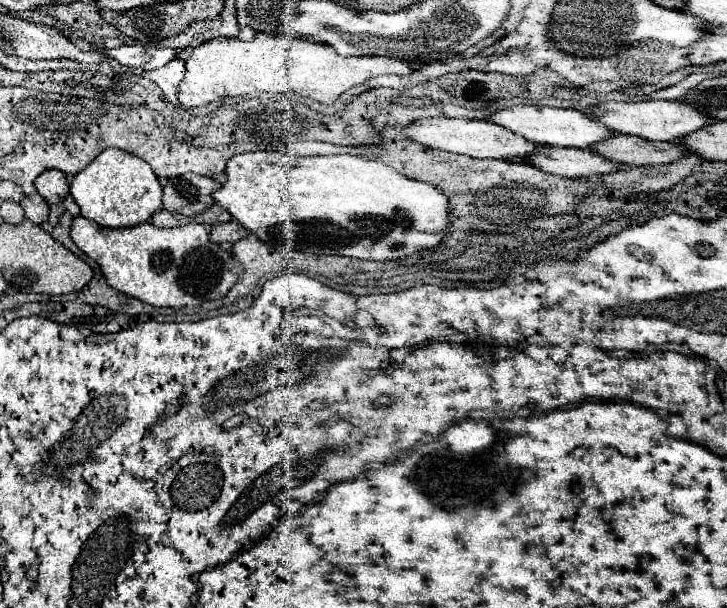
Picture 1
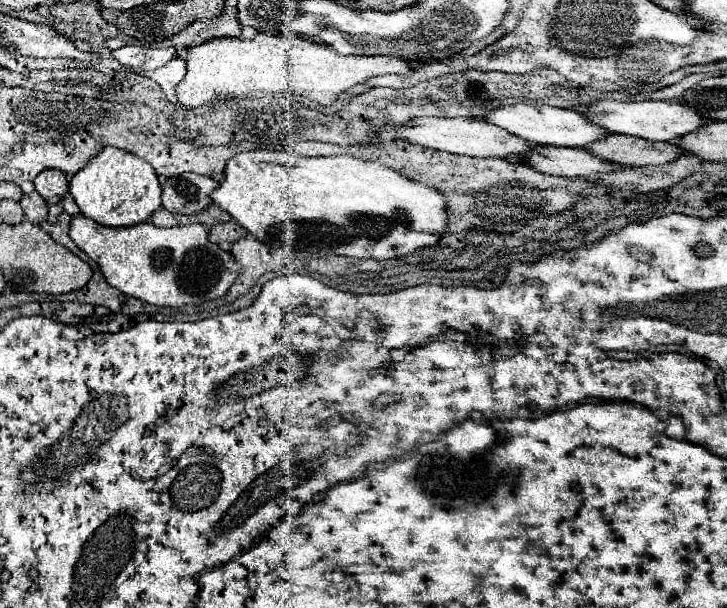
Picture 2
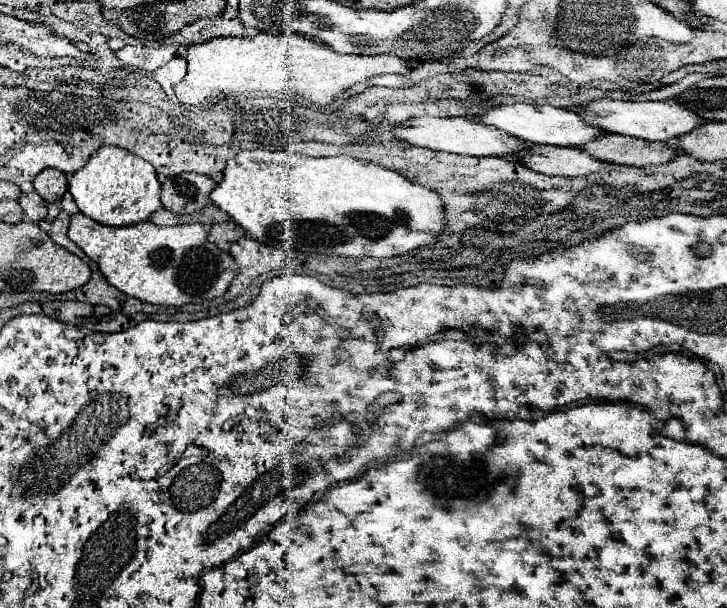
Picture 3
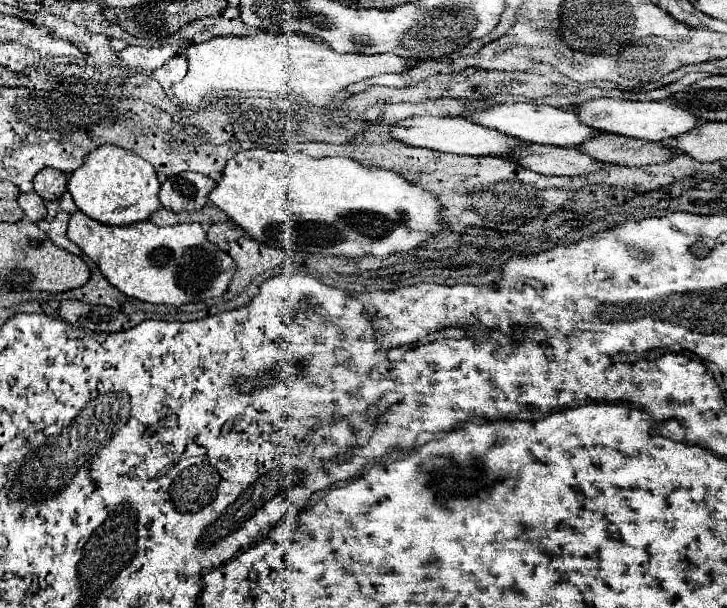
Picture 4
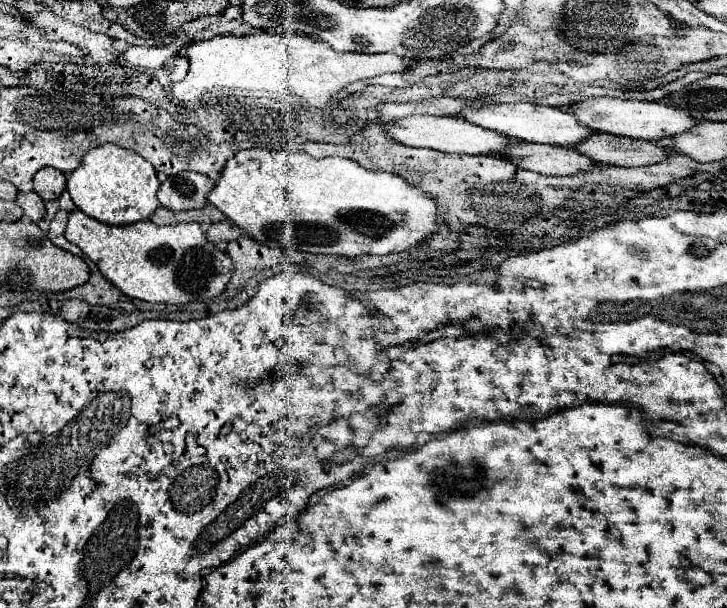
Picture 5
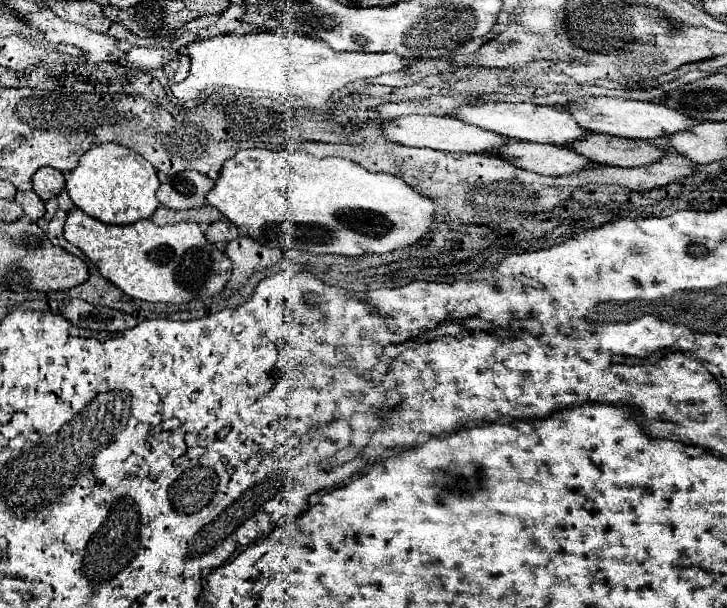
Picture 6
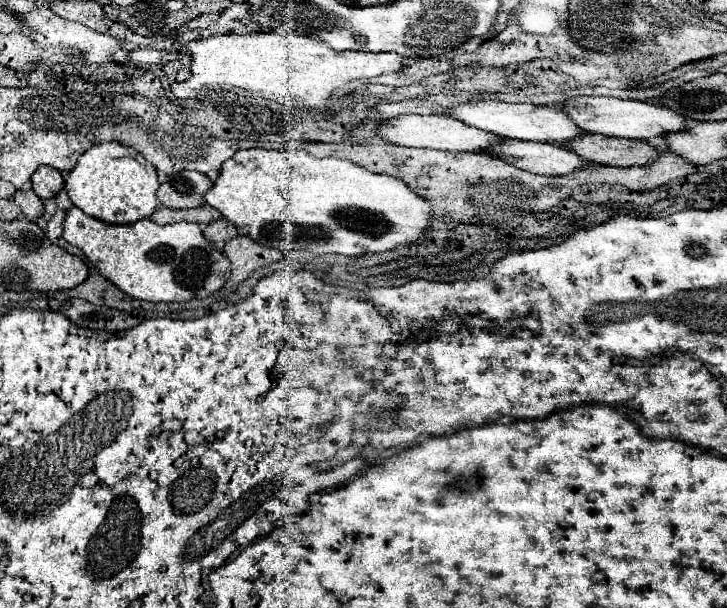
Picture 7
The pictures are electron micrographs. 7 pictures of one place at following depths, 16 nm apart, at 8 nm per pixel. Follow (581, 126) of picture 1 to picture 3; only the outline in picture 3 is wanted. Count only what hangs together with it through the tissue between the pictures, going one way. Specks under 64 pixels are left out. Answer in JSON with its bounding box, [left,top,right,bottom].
[472,104,606,148]

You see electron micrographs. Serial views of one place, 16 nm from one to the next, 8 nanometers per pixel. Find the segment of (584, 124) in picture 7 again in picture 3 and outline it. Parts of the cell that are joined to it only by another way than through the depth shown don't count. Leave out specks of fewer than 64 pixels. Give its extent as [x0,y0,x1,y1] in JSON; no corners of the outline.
[580,98,704,140]

